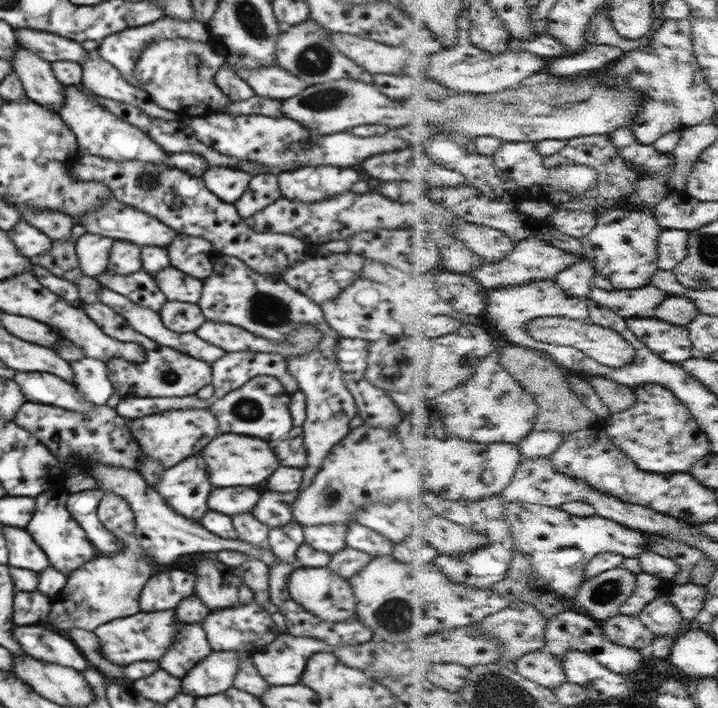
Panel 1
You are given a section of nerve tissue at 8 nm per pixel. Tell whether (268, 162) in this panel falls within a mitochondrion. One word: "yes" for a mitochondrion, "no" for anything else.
no

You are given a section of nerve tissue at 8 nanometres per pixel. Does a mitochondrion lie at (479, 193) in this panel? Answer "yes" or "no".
no

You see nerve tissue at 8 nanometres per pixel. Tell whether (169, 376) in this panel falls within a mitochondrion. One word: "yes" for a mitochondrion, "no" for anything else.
yes

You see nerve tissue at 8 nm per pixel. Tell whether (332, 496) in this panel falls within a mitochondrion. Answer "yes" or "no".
yes

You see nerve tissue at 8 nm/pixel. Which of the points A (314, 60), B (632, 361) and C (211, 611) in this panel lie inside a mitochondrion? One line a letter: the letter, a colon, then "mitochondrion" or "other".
A: mitochondrion
B: other
C: other

